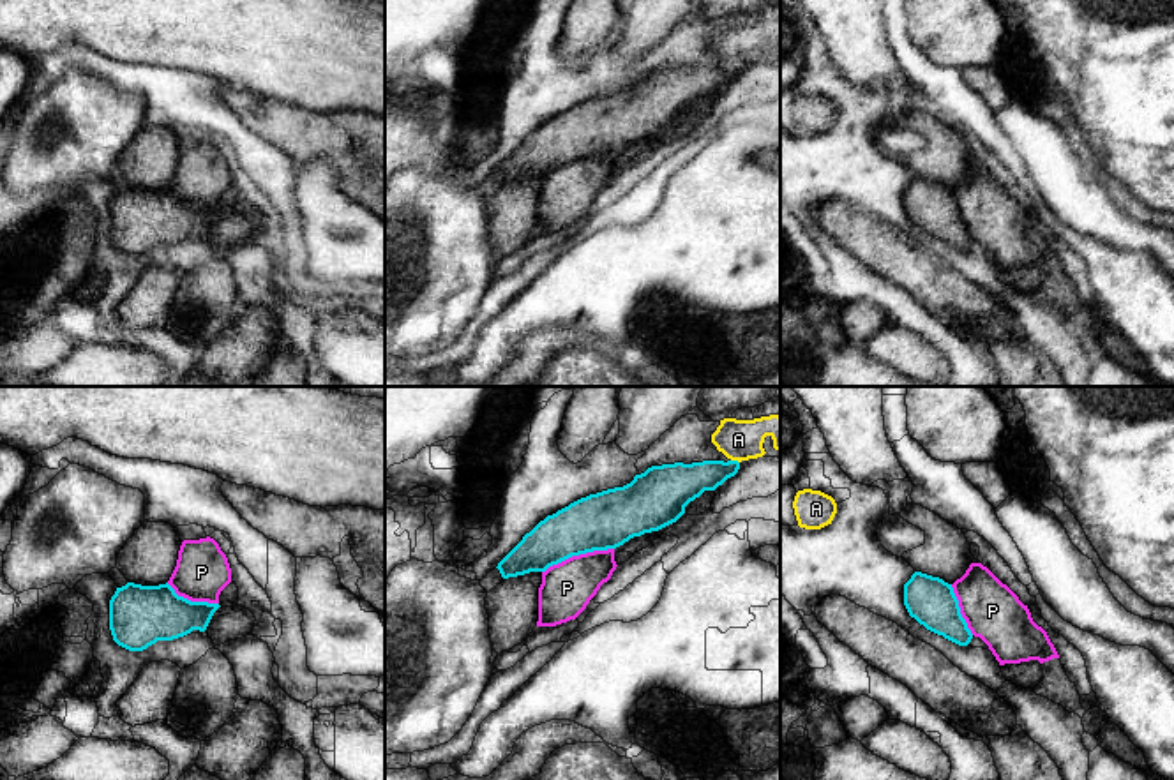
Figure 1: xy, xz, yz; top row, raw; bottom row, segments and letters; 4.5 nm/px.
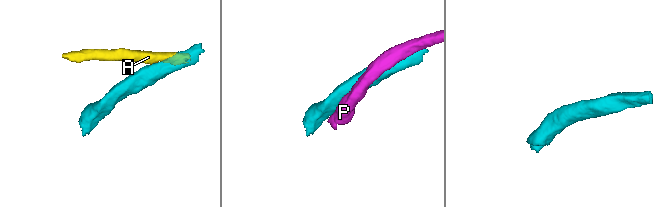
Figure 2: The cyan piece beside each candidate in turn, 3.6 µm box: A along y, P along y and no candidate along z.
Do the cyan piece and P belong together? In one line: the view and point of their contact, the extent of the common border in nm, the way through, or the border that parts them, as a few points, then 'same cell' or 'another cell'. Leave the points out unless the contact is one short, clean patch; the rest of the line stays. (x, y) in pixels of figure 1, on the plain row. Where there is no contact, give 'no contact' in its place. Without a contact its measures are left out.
meets cyan in xz at (578, 159); contact 340 nm long; another cell

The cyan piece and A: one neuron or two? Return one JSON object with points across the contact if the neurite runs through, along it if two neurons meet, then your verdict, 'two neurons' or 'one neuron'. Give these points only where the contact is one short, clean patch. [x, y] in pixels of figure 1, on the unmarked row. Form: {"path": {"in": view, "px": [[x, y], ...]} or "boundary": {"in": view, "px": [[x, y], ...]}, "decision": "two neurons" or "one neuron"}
{"decision": "two neurons"}

